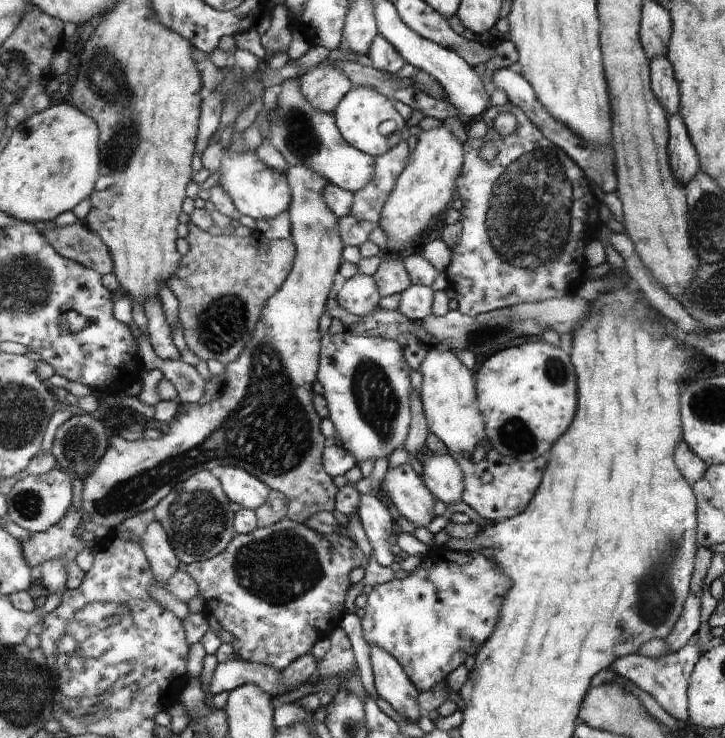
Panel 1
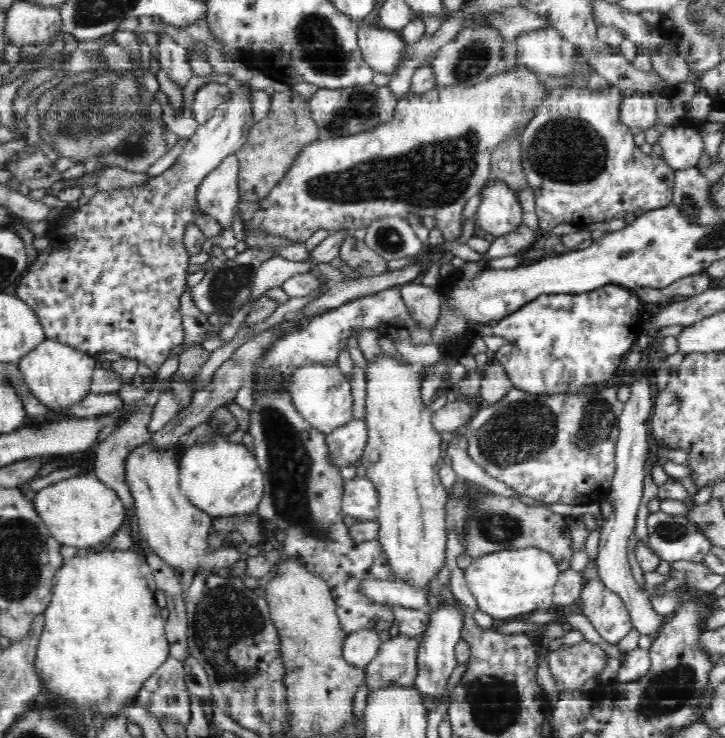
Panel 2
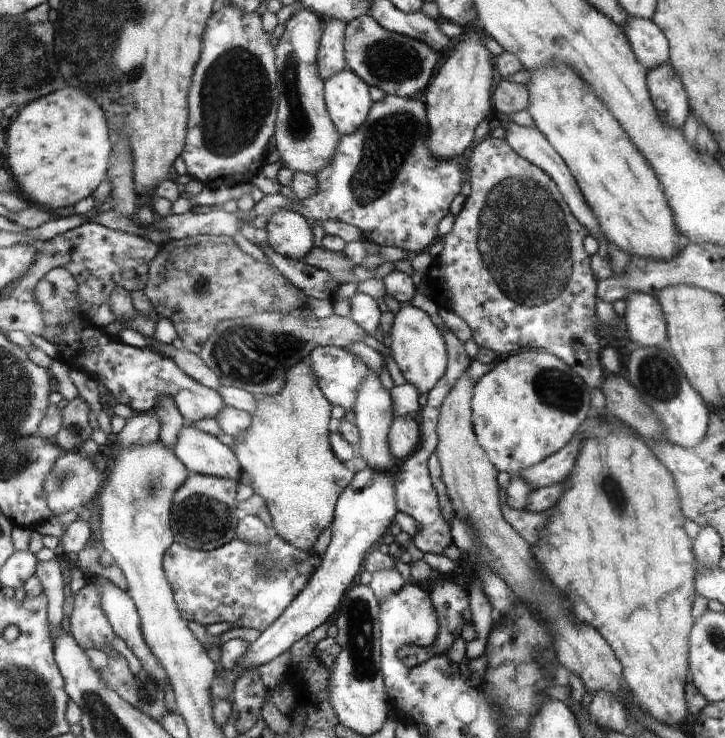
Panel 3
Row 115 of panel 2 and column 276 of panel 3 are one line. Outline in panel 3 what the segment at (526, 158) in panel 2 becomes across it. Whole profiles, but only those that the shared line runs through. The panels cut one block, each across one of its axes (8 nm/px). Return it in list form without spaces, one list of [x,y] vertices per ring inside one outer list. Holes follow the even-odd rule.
[[[271,532],[264,546],[248,544],[236,538],[217,549],[200,551],[175,541],[169,547],[164,560],[165,575],[173,588],[177,607],[185,619],[204,627],[215,623],[235,622],[240,627],[256,629],[261,633],[289,609],[289,605],[296,600],[321,566],[320,555],[313,551],[300,550],[274,532]]]

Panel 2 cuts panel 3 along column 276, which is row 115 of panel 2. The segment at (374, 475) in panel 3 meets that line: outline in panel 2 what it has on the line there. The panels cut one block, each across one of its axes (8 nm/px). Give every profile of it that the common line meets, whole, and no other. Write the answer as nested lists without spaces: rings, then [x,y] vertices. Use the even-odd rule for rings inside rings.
[[[623,96],[625,100],[621,104],[621,119],[629,128],[640,127],[642,129],[650,128],[658,121],[656,113],[656,100],[651,96]]]

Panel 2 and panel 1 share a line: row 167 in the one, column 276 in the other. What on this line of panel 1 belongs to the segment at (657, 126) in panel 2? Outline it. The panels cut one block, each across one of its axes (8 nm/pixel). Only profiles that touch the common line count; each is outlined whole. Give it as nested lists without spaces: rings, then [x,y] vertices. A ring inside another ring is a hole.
[[[234,658],[226,663],[219,663],[211,680],[210,694],[233,692],[244,684],[254,684],[270,697],[277,694],[281,684],[281,672],[272,665]]]

